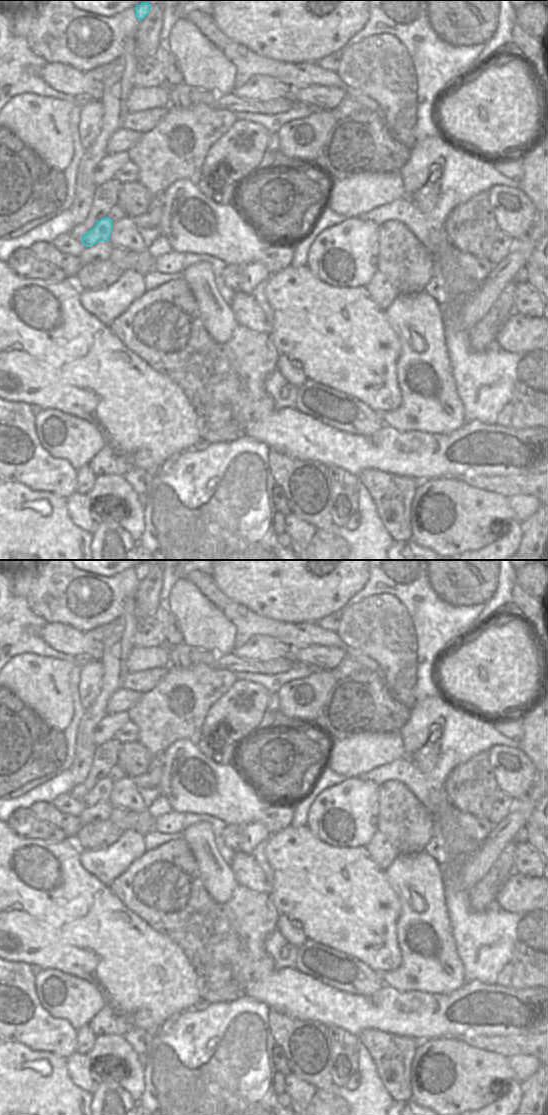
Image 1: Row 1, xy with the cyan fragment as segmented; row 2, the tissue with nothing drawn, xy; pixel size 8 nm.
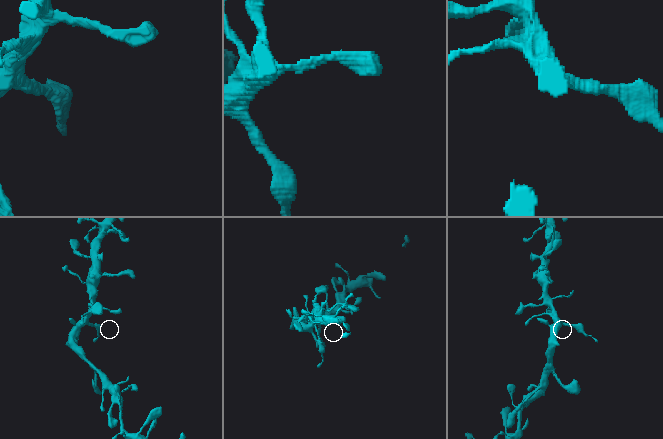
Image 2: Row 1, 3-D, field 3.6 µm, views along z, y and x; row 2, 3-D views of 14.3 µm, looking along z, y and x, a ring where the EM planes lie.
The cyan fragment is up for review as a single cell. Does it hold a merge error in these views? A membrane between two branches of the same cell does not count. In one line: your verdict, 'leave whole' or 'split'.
split

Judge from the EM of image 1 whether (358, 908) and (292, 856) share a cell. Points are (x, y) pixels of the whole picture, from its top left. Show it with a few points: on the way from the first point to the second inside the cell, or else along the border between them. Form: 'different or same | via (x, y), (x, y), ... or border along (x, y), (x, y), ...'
same | via (342, 897), (331, 886), (325, 885), (308, 868)

